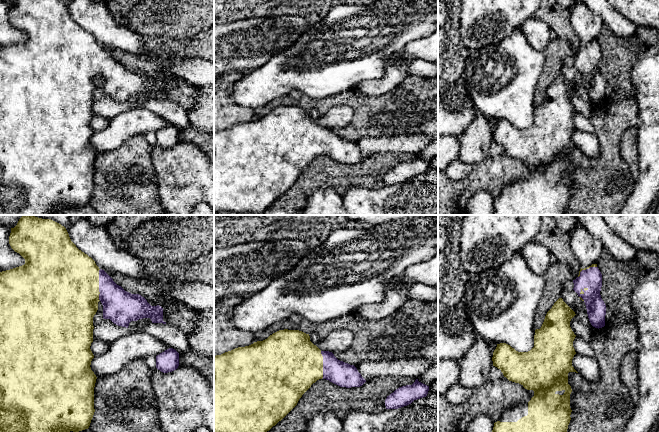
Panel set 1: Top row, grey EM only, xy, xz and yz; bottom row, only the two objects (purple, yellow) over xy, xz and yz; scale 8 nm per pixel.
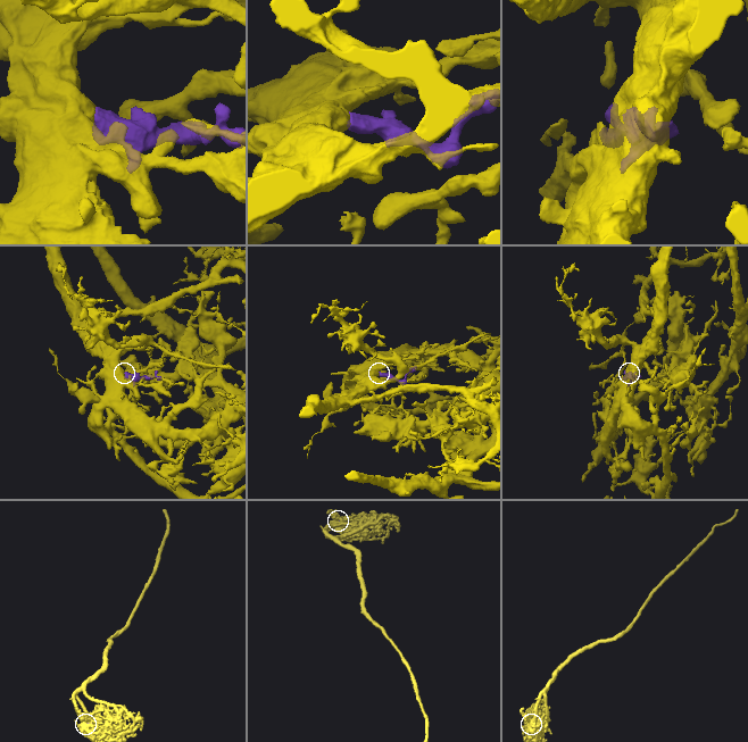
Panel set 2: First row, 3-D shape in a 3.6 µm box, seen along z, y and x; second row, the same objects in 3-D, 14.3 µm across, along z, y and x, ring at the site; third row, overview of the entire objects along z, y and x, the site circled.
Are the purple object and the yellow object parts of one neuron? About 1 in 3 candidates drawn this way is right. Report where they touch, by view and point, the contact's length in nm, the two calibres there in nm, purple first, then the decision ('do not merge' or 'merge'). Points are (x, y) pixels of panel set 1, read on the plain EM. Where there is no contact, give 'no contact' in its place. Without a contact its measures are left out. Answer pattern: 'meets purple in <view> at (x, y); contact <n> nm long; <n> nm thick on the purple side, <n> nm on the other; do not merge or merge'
meets purple in xy at (99, 61); contact 260 nm long; 280 nm thick on the purple side, 500 nm on the other; merge

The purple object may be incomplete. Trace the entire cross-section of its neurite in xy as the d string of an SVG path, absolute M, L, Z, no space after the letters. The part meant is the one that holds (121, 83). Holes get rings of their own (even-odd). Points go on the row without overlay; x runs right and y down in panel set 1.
M17 0L11 4L9 20L25 35L25 40L0 48L0 215L54 215L61 208L88 205L95 188L94 163L97 153L90 143L94 134L90 122L93 118L93 93L98 86L98 78L103 81L104 95L110 95L114 100L126 104L131 97L143 94L150 94L152 99L166 100L163 97L163 84L159 81L151 82L141 71L131 70L117 61L91 33L76 23L61 0Z

